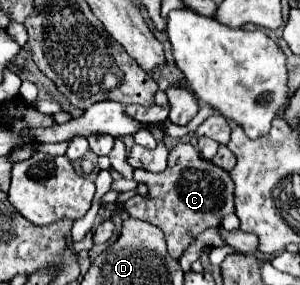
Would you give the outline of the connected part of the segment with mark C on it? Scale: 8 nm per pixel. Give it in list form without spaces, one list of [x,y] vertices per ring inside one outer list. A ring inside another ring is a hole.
[[[177,143],[169,151],[167,169],[163,173],[135,169],[133,179],[143,181],[147,185],[147,195],[133,195],[131,199],[127,199],[123,211],[129,217],[159,227],[165,235],[167,251],[175,259],[179,259],[181,253],[189,247],[191,239],[195,239],[205,229],[219,227],[223,217],[235,211],[235,185],[231,181],[231,175],[225,169],[219,169],[215,163],[201,159],[191,143]]]

